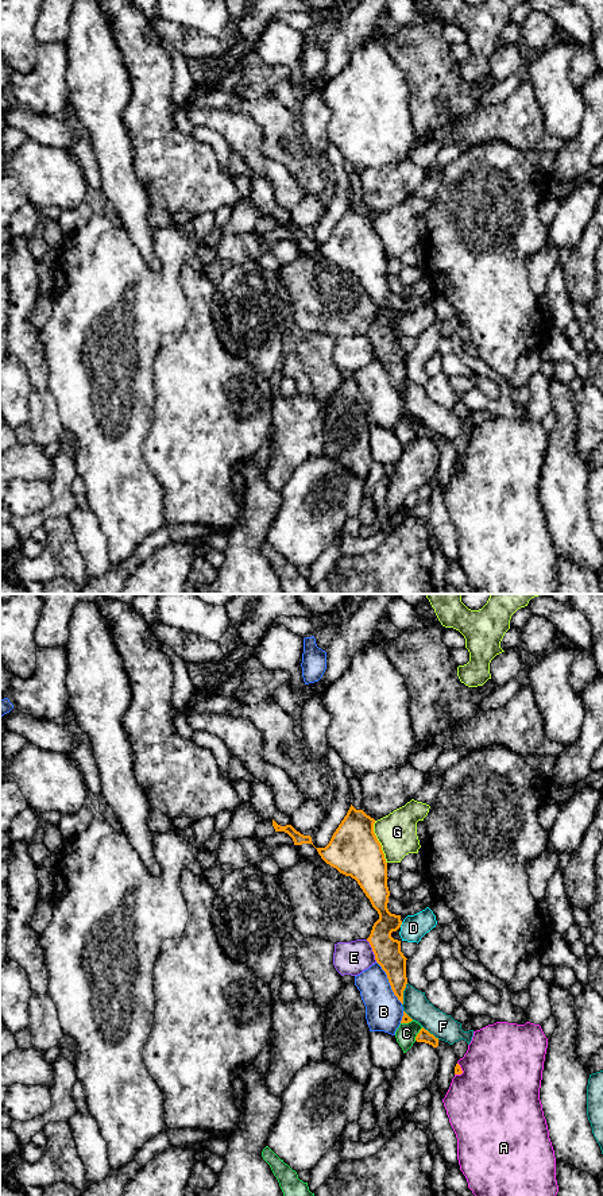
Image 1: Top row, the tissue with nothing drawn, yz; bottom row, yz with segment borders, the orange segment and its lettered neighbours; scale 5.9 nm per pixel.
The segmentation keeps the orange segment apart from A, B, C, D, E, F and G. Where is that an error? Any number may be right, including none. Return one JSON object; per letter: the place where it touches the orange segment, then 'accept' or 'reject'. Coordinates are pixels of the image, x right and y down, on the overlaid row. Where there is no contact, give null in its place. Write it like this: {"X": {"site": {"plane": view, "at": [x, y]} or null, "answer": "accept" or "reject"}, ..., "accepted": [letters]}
{"A": {"site": {"plane": "yz", "at": [462, 1071]}, "answer": "reject"}, "B": {"site": {"plane": "yz", "at": [389, 982]}, "answer": "reject"}, "C": {"site": {"plane": "yz", "at": [417, 1034]}, "answer": "reject"}, "D": {"site": {"plane": "yz", "at": [401, 923]}, "answer": "reject"}, "E": {"site": {"plane": "yz", "at": [372, 950]}, "answer": "reject"}, "F": {"site": {"plane": "yz", "at": [402, 994]}, "answer": "reject"}, "G": {"site": {"plane": "yz", "at": [379, 843]}, "answer": "reject"}, "accepted": []}

